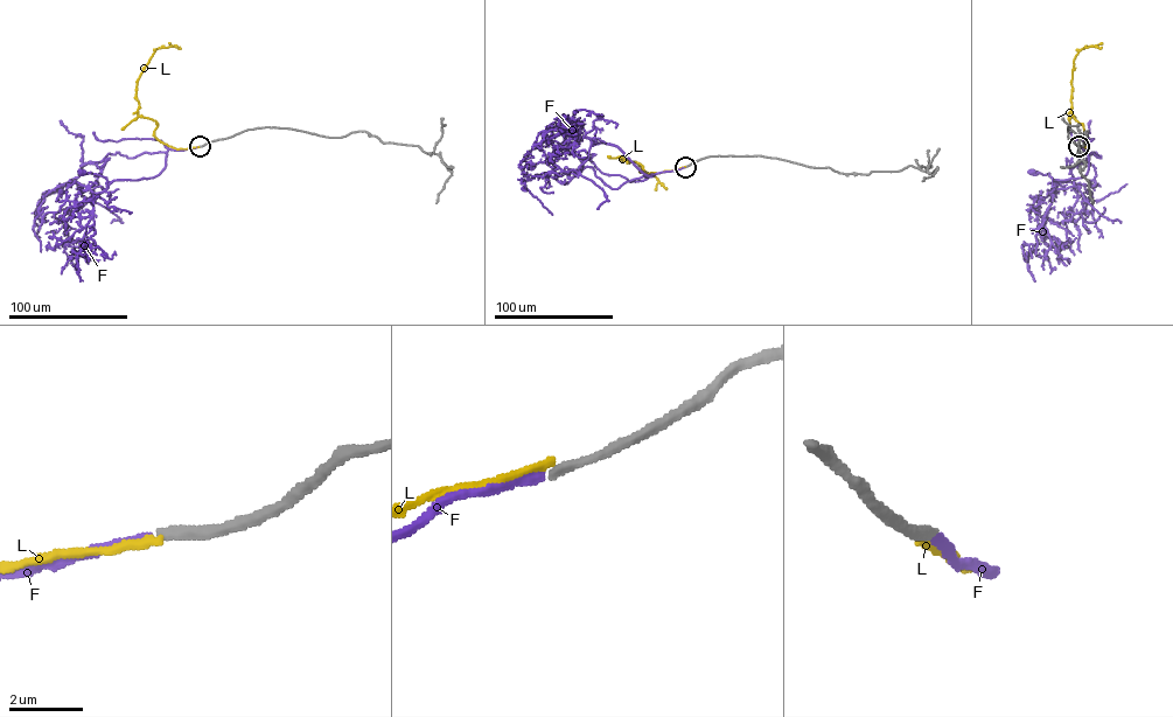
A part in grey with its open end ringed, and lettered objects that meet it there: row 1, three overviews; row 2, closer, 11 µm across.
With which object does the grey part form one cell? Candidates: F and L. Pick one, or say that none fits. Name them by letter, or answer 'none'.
F

